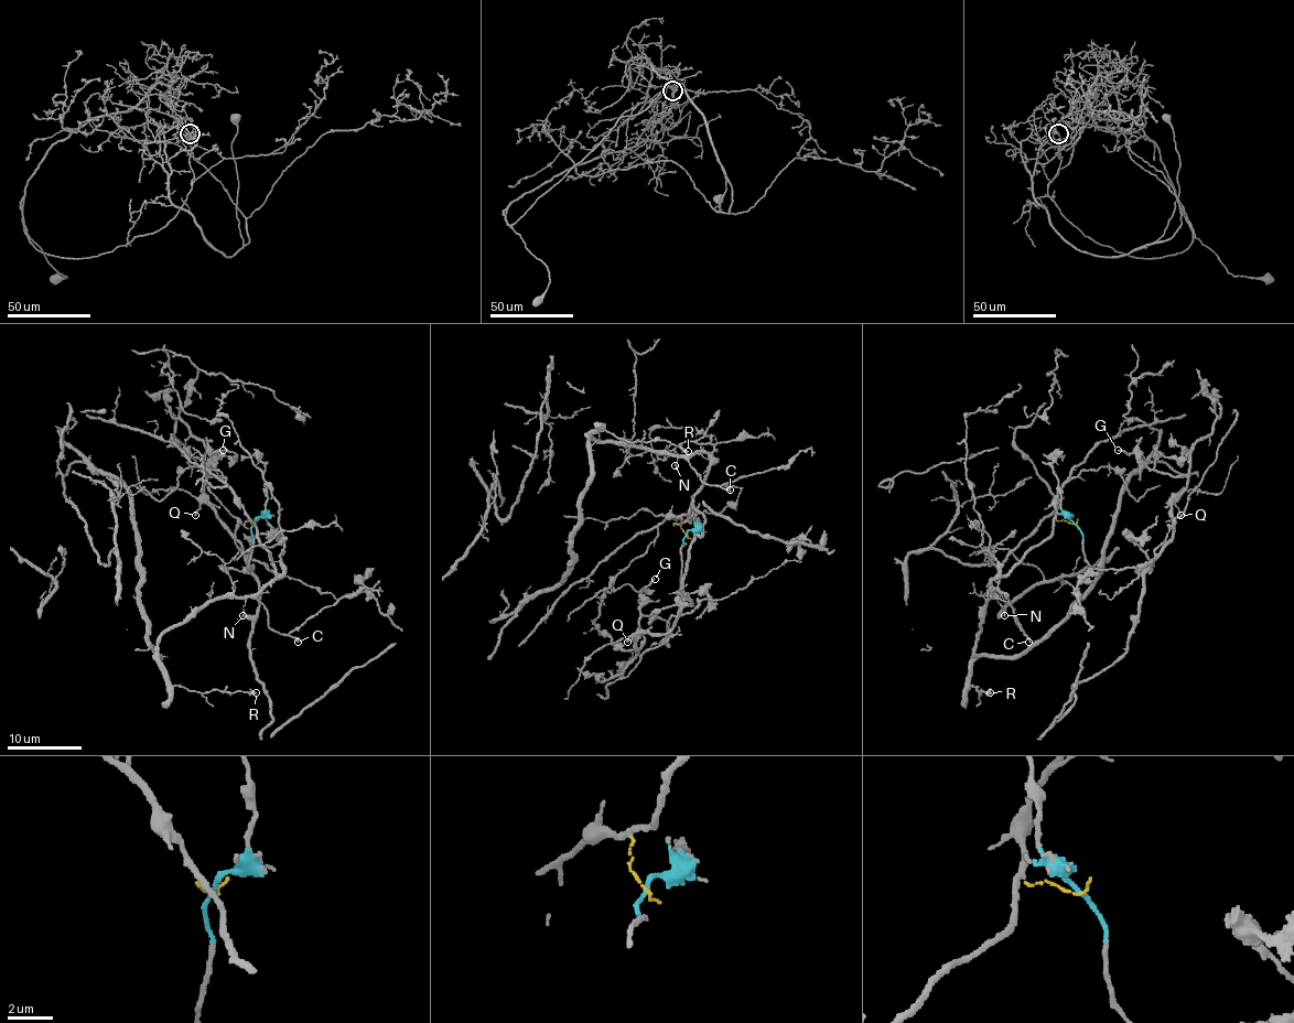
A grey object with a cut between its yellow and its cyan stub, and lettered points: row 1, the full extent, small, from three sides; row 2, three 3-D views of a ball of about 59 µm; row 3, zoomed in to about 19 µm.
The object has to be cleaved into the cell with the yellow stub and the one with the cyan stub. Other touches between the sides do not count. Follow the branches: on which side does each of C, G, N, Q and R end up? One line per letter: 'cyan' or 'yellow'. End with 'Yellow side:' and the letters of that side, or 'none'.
C: yellow
G: cyan
N: yellow
Q: cyan
R: yellow
Yellow side: C, N, R

